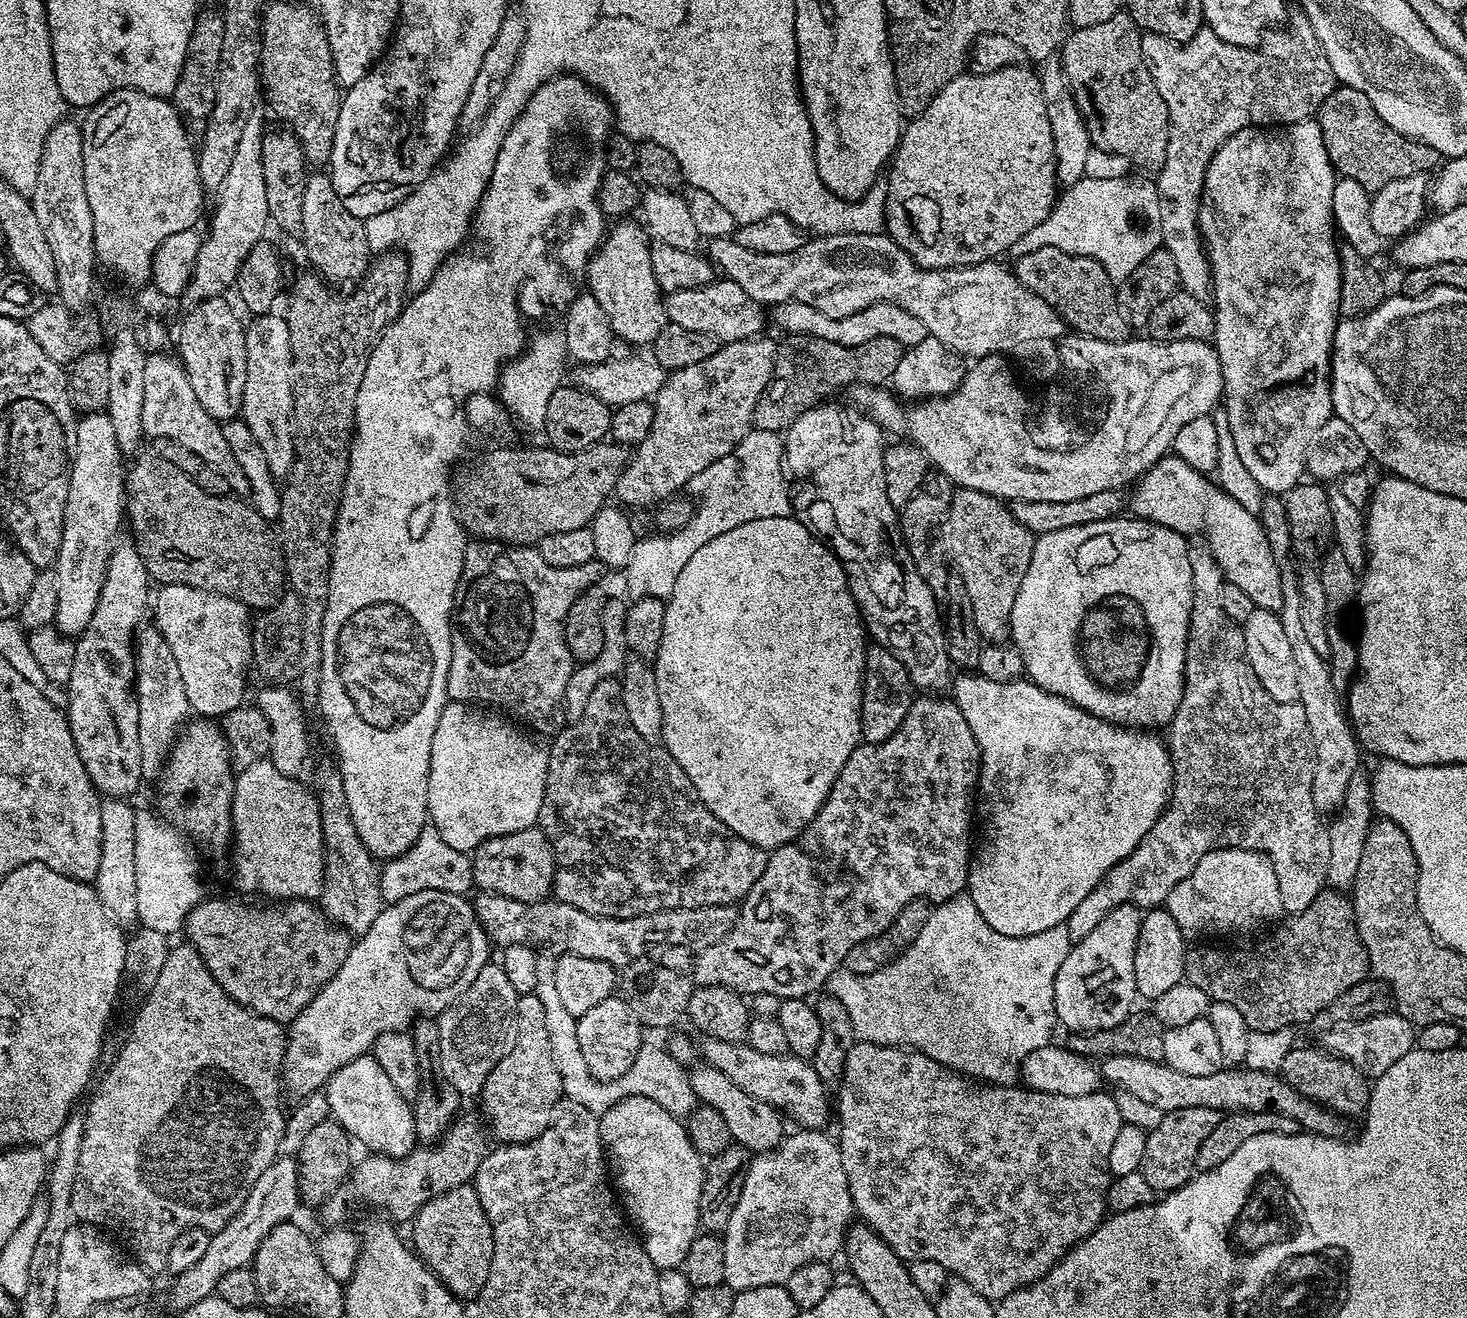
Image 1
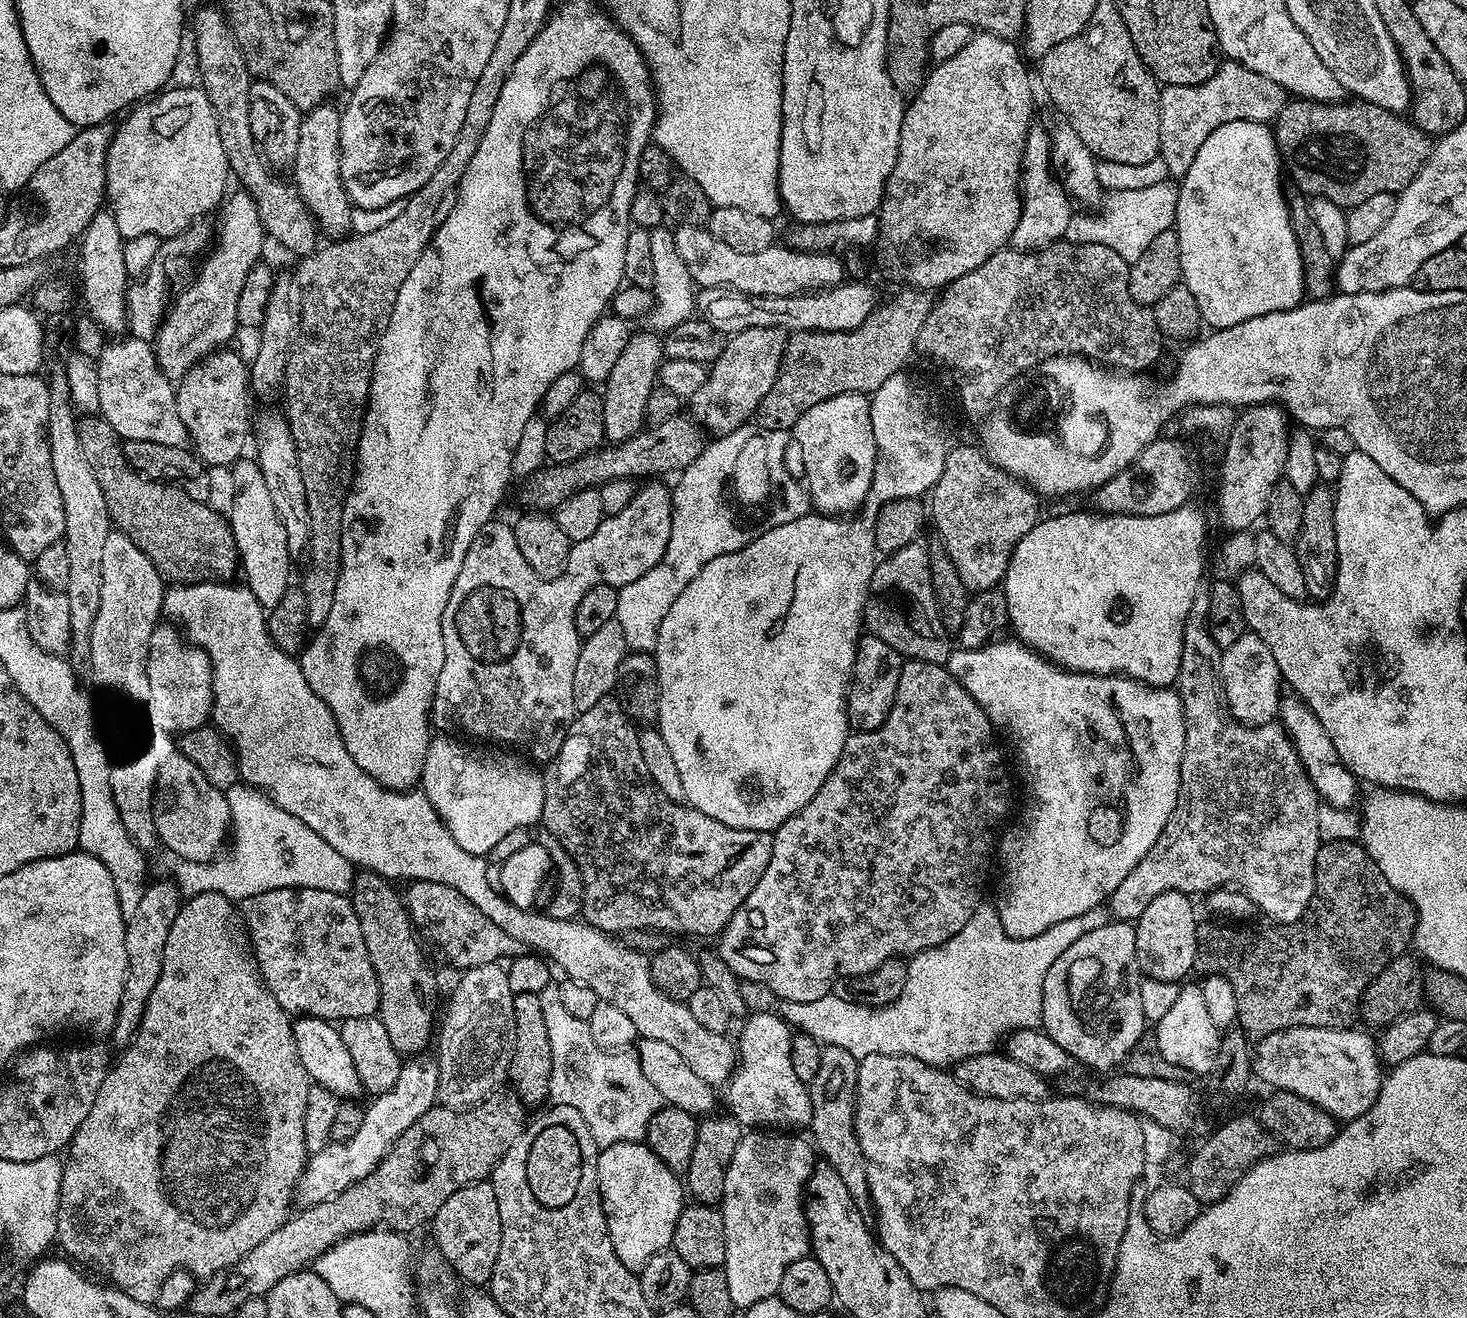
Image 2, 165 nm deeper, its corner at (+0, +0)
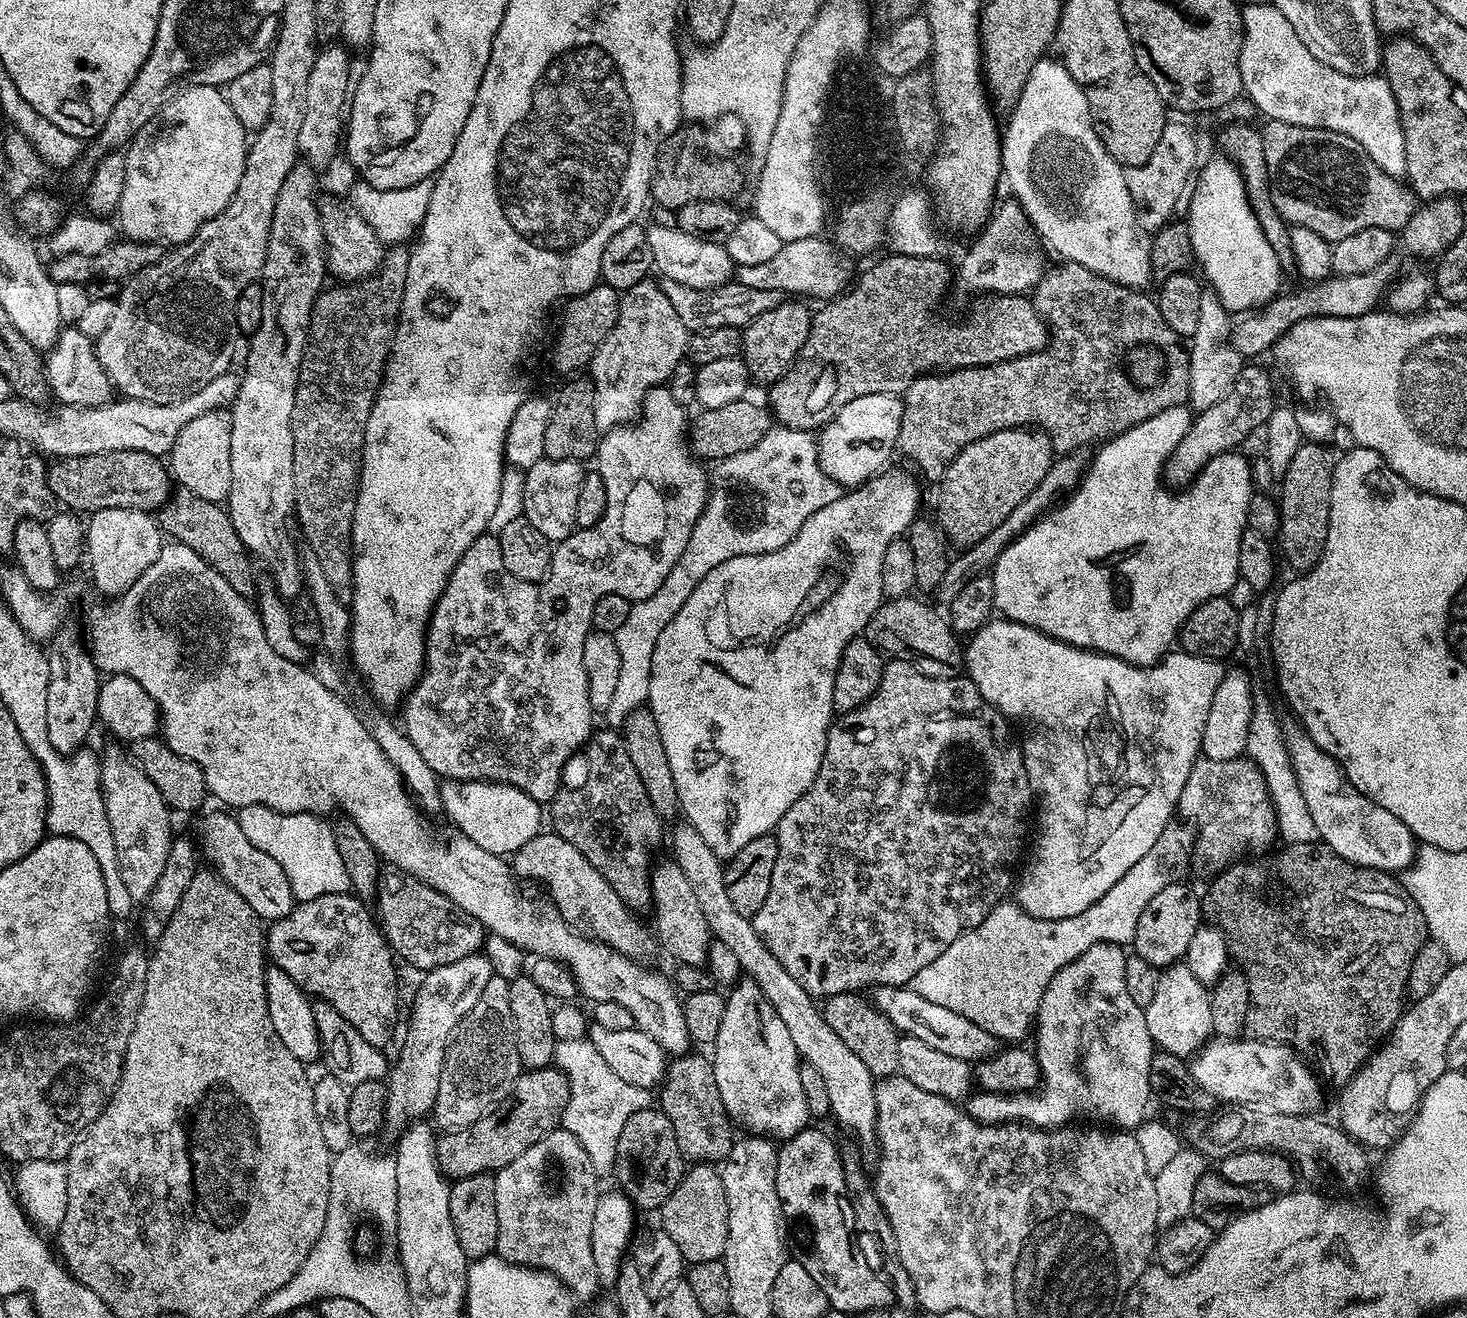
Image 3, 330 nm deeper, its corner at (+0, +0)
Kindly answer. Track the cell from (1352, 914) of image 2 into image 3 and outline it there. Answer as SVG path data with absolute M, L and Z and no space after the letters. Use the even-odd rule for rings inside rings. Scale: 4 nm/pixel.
M1323 842L1289 843L1284 847L1288 848L1282 849L1280 857L1277 858L1276 872L1294 891L1304 892L1304 896L1293 898L1292 905L1289 908L1283 908L1280 904L1271 904L1264 897L1264 872L1262 869L1254 864L1234 862L1225 870L1213 875L1216 877L1213 878L1212 885L1205 892L1202 892L1200 910L1203 919L1211 927L1218 929L1222 934L1222 938L1226 938L1228 955L1234 961L1235 967L1243 972L1246 982L1250 986L1250 1010L1246 1014L1247 1031L1257 1040L1270 1040L1278 1044L1291 1046L1301 1053L1303 1053L1302 1051L1309 1052L1316 1059L1317 1065L1315 1064L1315 1067L1318 1069L1319 1075L1325 1081L1327 1081L1326 1079L1333 1080L1336 1086L1343 1086L1360 1069L1360 1065L1372 1055L1377 1041L1391 1032L1392 1027L1400 1020L1400 1013L1406 1007L1406 985L1410 974L1410 966L1414 962L1418 950L1424 945L1424 941L1429 939L1428 927L1424 921L1422 910L1418 910L1414 898L1410 898L1410 894L1404 888L1403 883L1395 875L1378 869L1363 868L1360 865L1350 864Z

